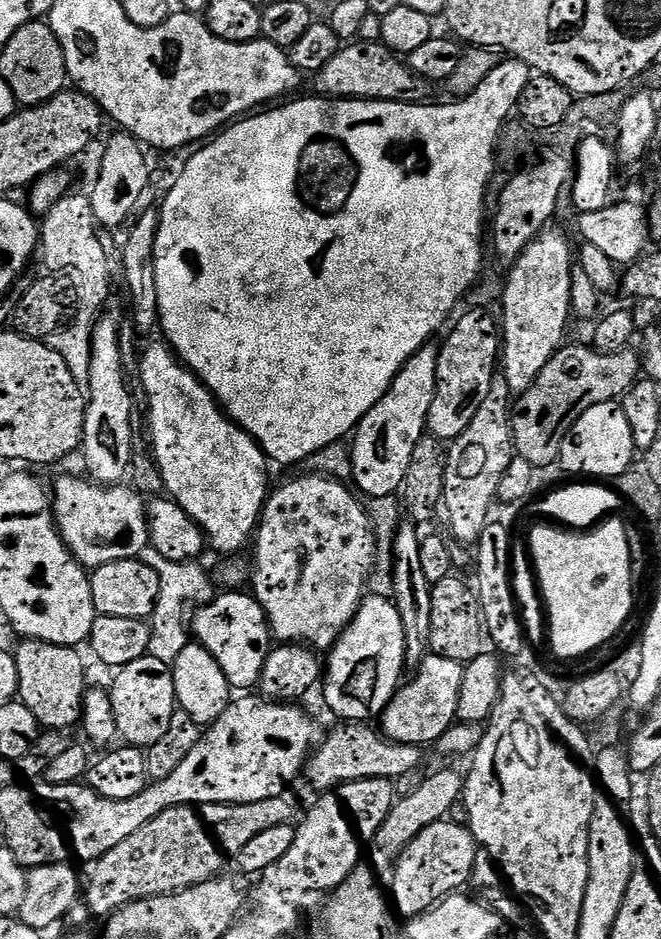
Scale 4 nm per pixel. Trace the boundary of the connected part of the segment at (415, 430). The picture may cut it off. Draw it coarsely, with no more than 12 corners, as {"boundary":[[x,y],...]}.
{"boundary":[[419,348],[350,447],[365,497],[403,489],[426,435],[440,349]]}

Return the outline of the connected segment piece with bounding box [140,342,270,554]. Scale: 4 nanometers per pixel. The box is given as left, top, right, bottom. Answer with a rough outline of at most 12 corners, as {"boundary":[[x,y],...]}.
{"boundary":[[167,343],[140,360],[164,492],[220,554],[270,495],[258,442]]}

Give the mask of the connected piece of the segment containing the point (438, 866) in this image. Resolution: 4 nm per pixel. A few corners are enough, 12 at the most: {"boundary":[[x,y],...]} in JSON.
{"boundary":[[426,826],[396,862],[395,911],[421,916],[472,880],[472,831]]}

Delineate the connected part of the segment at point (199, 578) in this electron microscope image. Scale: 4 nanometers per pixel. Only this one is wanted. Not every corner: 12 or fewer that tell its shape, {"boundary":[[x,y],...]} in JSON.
{"boundary":[[150,544],[136,558],[159,580],[148,653],[171,667],[190,642],[191,614],[218,592],[197,561]]}

